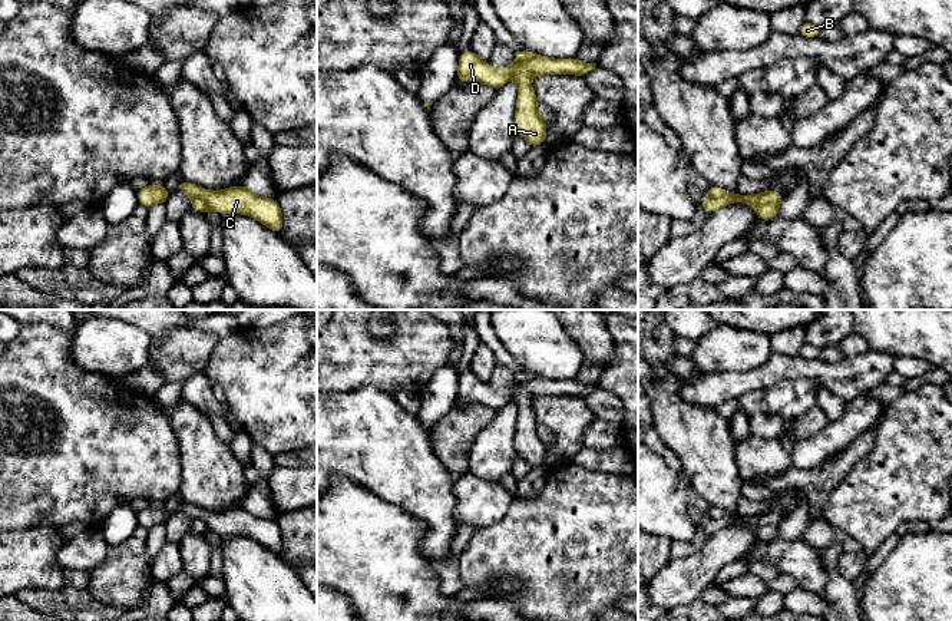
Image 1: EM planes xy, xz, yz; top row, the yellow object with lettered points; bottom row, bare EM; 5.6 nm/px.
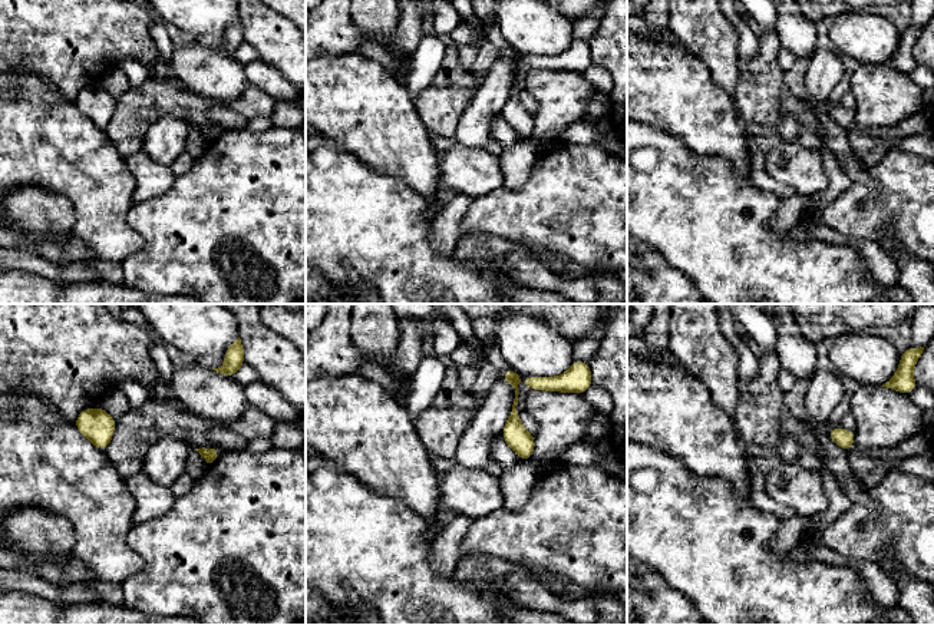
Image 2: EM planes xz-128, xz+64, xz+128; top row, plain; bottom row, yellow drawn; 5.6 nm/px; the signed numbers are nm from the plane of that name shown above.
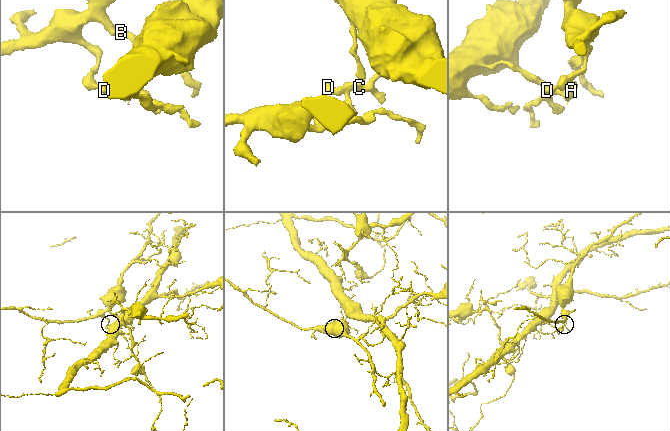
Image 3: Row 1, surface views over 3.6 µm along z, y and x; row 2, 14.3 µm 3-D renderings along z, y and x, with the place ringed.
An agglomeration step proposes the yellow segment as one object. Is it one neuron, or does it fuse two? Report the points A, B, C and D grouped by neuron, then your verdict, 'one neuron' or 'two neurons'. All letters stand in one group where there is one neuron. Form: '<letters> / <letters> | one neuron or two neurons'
A / B C D | two neurons

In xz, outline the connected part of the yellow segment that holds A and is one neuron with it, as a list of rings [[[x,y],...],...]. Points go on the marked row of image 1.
[[[525,49],[518,52],[515,57],[515,63],[519,66],[513,77],[518,83],[515,126],[516,133],[526,142],[532,146],[541,146],[545,145],[548,125],[538,113],[538,99],[530,85],[532,73],[523,67],[533,57],[538,57],[538,54]]]

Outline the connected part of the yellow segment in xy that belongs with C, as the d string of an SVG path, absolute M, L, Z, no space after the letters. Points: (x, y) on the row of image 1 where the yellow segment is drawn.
M178 181L176 189L191 199L204 198L212 211L221 214L247 214L281 235L282 211L275 198L262 198L251 192L248 185L231 186L224 191L206 191L195 184Z

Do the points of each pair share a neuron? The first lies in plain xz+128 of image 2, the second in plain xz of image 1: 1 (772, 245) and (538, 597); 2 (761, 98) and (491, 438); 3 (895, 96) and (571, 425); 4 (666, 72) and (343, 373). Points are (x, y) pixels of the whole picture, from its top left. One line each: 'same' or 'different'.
1: different
2: different
3: same
4: different

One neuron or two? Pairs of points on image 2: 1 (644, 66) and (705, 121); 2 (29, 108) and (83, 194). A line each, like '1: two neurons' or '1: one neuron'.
1: one neuron
2: one neuron

